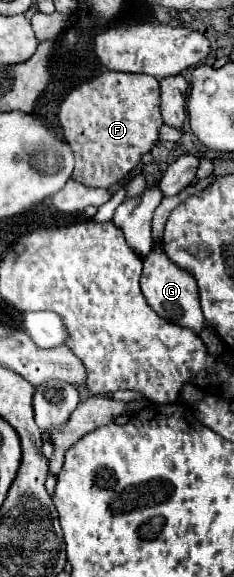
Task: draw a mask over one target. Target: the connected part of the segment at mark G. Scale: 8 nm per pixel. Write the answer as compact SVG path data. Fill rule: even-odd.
M154 246L150 250L150 254L144 258L144 270L142 270L142 294L146 298L146 302L152 306L152 310L162 316L164 320L190 328L196 334L200 334L200 330L204 328L204 314L200 310L200 298L198 298L198 286L196 286L196 278L188 272L182 270L180 266L176 266L160 246Z

